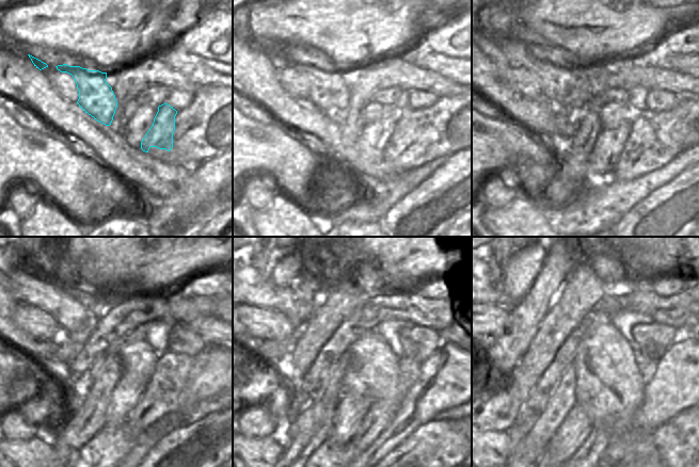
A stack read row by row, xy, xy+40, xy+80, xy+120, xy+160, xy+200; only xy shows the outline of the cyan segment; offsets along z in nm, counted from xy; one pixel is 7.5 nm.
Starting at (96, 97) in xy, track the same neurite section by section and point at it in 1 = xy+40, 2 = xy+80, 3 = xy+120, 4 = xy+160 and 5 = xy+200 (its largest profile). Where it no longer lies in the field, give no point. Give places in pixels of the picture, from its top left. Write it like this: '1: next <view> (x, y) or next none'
1: next xy+40 (328, 90)
2: next xy+80 (561, 86)
3: next xy+120 (66, 309)
4: next xy+160 (254, 290)
5: next xy+200 (493, 295)

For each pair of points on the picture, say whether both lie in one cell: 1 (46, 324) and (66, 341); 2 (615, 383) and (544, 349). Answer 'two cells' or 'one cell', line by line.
1: two cells
2: two cells

